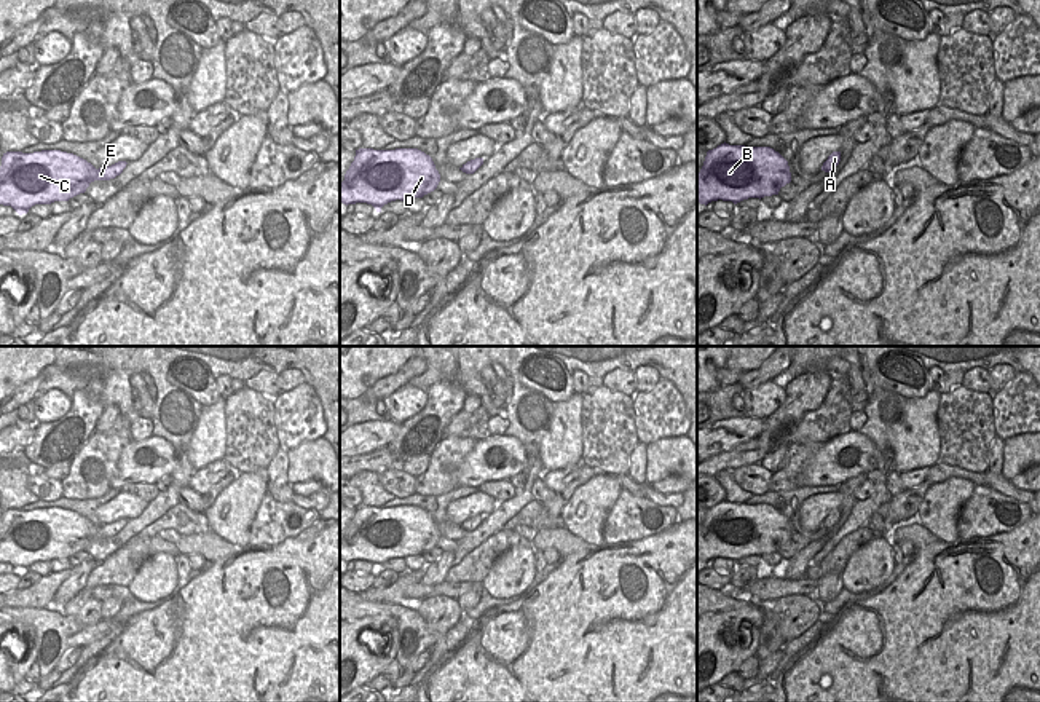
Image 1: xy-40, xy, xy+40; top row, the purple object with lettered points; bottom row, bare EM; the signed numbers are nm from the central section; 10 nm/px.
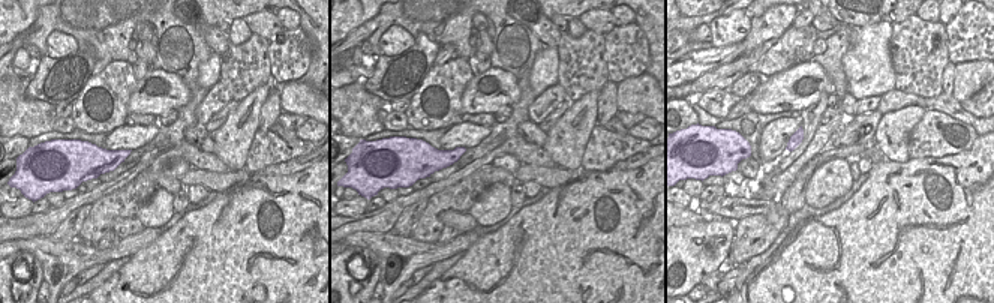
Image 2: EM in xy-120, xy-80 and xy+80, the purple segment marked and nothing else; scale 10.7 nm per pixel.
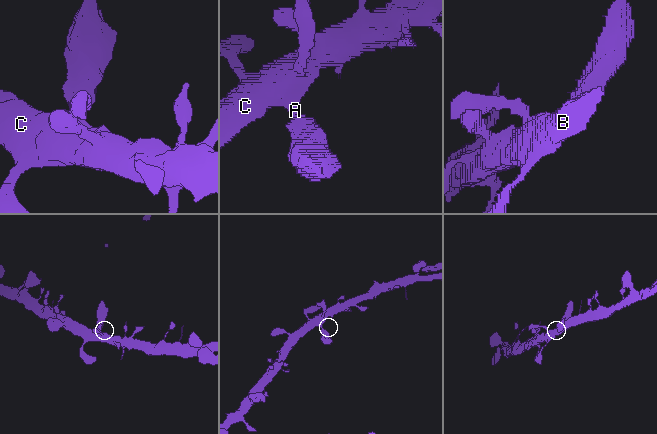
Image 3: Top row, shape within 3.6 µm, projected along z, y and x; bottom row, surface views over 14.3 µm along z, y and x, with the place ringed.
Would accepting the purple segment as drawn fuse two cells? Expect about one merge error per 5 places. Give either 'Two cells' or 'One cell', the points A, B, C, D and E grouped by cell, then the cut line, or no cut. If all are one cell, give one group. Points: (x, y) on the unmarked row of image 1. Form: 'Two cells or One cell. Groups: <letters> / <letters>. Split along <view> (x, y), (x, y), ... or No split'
One cell. Groups: A B C D E. No split.

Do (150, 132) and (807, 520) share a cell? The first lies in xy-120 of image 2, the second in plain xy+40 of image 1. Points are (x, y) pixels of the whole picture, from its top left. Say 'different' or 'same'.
same

